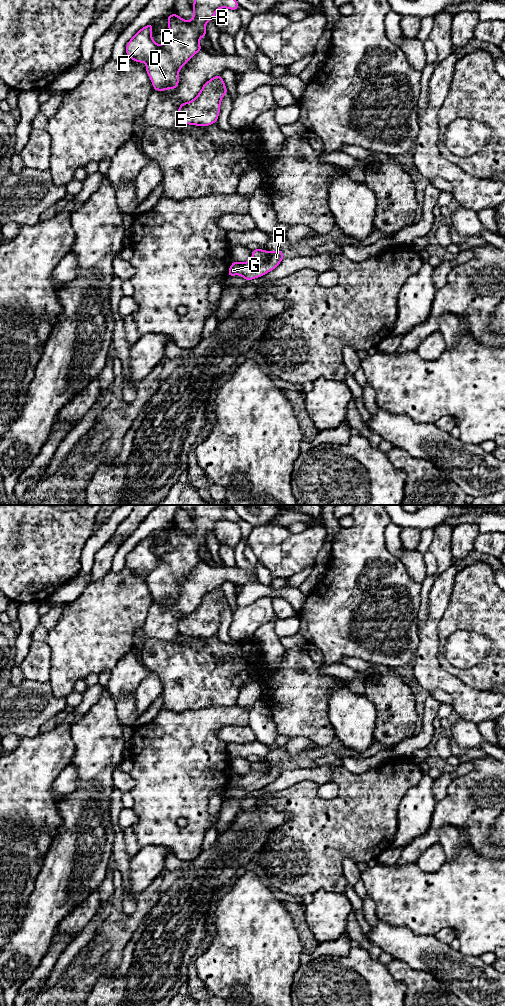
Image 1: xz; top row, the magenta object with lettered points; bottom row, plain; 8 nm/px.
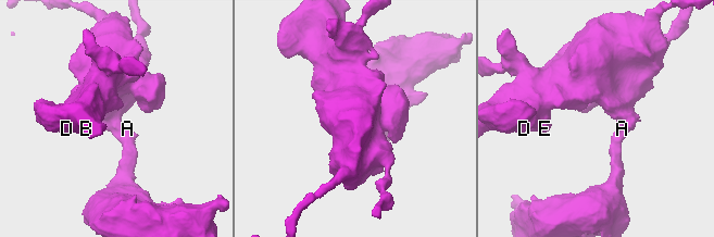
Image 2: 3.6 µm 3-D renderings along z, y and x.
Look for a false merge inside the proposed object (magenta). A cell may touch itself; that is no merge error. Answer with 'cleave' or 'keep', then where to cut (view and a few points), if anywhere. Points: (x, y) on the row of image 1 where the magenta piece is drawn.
cleave; cut xz (268, 252), (264, 258), (252, 258)

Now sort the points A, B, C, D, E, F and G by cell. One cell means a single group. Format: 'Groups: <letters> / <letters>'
Groups: A G / B C D E F

